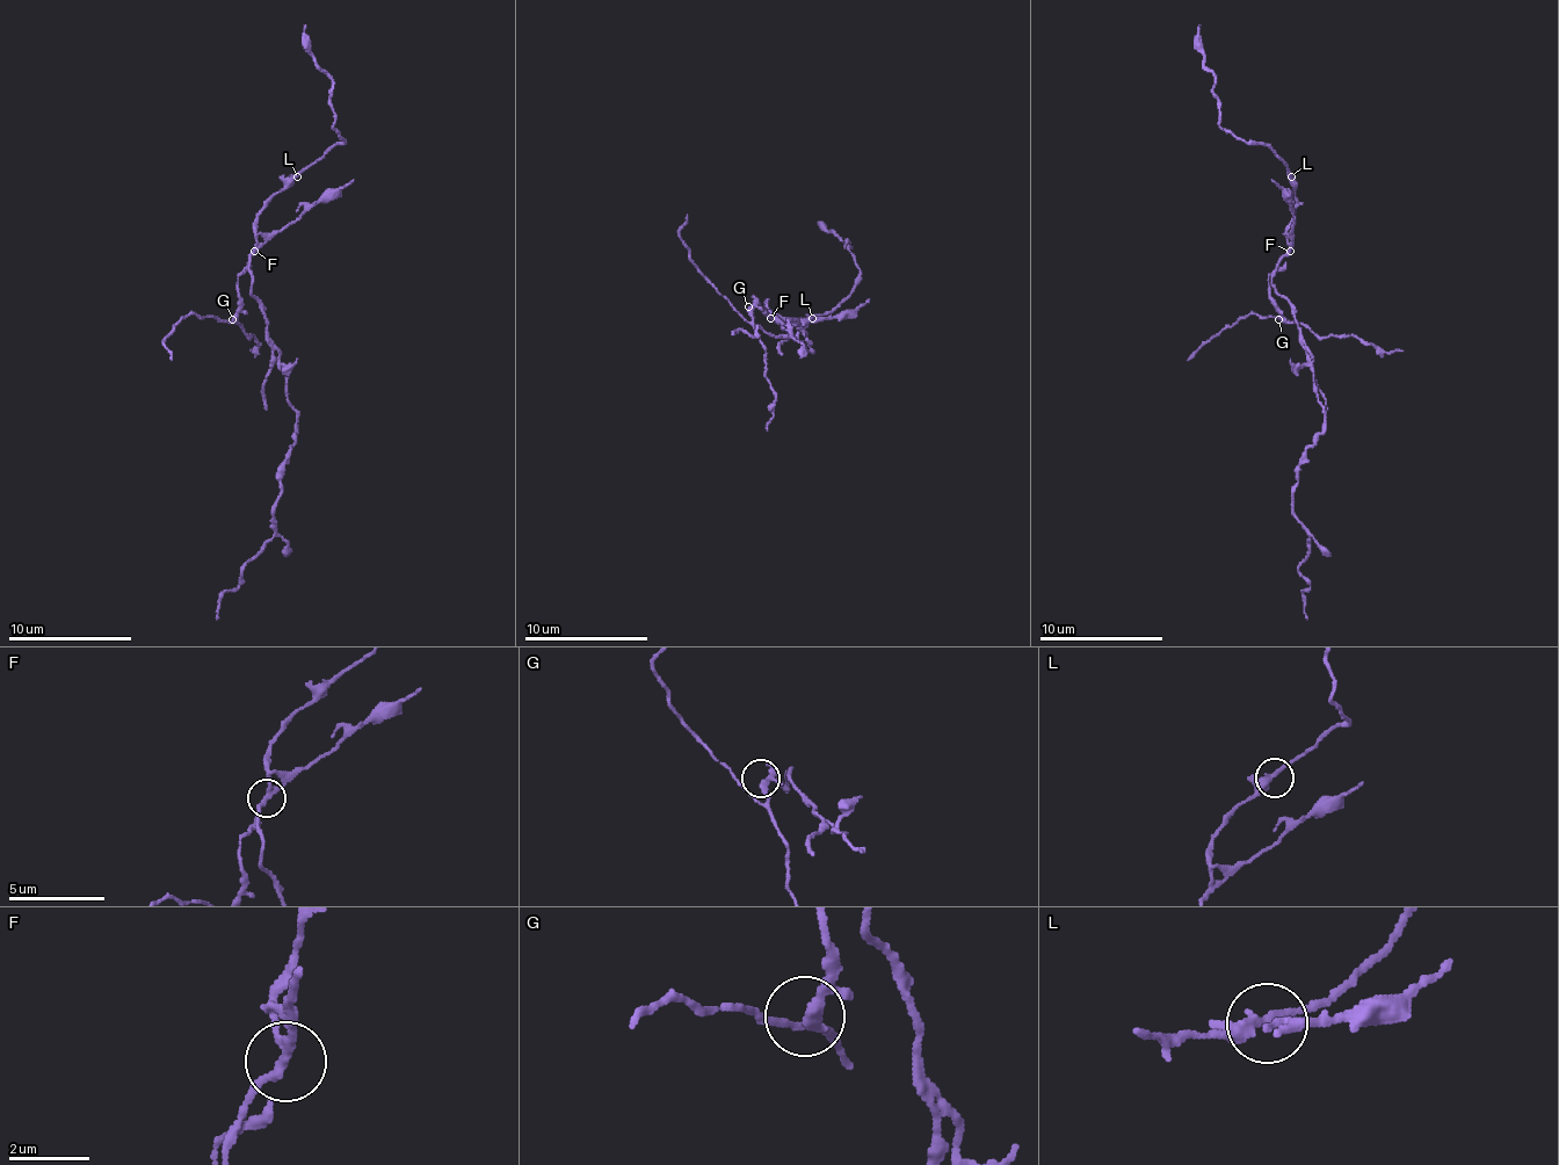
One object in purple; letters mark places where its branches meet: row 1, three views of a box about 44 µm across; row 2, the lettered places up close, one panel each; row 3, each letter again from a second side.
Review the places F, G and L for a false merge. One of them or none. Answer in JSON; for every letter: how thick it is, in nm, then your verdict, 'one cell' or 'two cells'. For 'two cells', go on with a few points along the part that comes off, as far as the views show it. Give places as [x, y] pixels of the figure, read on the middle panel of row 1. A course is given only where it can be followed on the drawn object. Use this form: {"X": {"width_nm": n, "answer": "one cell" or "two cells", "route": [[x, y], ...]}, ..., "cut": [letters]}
{"F": {"width_nm": 180, "answer": "two cells", "route": [[769, 318], [767, 299], [812, 352], [793, 321], [791, 333], [773, 337], [760, 324], [754, 337], [736, 333]]}, "G": {"width_nm": 200, "answer": "one cell"}, "L": {"width_nm": 240, "answer": "one cell"}, "cut": ["F"]}

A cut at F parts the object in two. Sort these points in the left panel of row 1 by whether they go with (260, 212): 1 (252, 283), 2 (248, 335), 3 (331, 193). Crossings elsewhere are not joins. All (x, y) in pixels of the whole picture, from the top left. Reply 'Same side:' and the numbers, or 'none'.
Same side: 2

